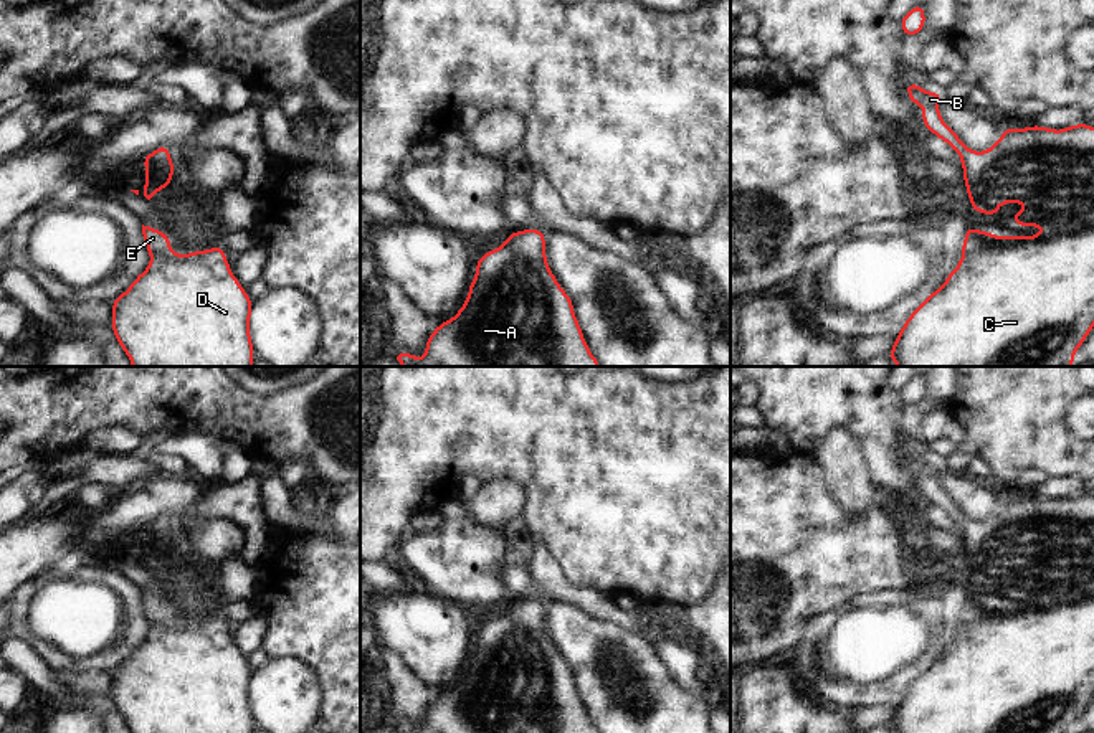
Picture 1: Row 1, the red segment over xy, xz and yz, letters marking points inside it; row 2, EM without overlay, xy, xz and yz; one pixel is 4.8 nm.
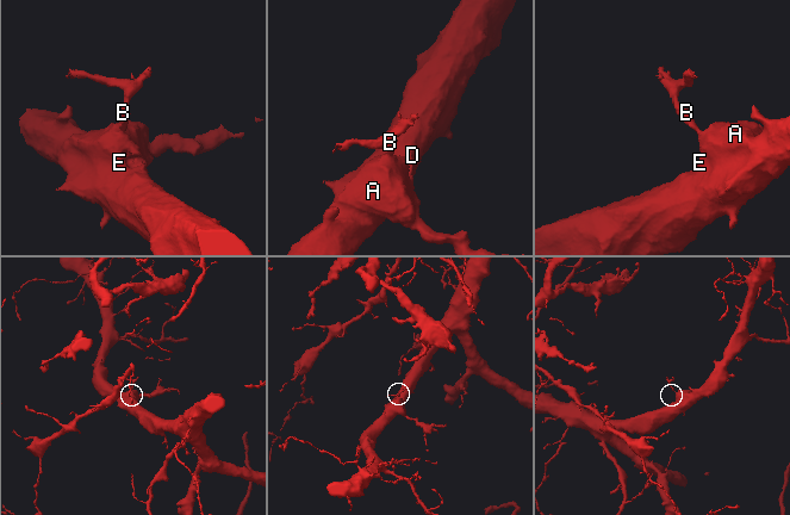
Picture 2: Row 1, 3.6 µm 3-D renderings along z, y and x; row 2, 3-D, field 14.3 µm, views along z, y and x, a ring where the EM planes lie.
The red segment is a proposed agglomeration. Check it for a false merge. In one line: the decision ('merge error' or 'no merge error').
no merge error

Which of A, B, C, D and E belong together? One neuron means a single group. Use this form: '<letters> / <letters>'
A B C D E

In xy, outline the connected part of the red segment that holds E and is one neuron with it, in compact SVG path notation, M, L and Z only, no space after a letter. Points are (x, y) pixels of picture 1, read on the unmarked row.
M144 596L150 632L112 674L112 705L131 733L253 733L250 688L253 670L233 646L221 612L213 619L177 624L167 603Z

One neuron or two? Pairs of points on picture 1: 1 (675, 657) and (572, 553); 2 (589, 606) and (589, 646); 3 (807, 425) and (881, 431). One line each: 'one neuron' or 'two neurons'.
1: two neurons
2: two neurons
3: one neuron

